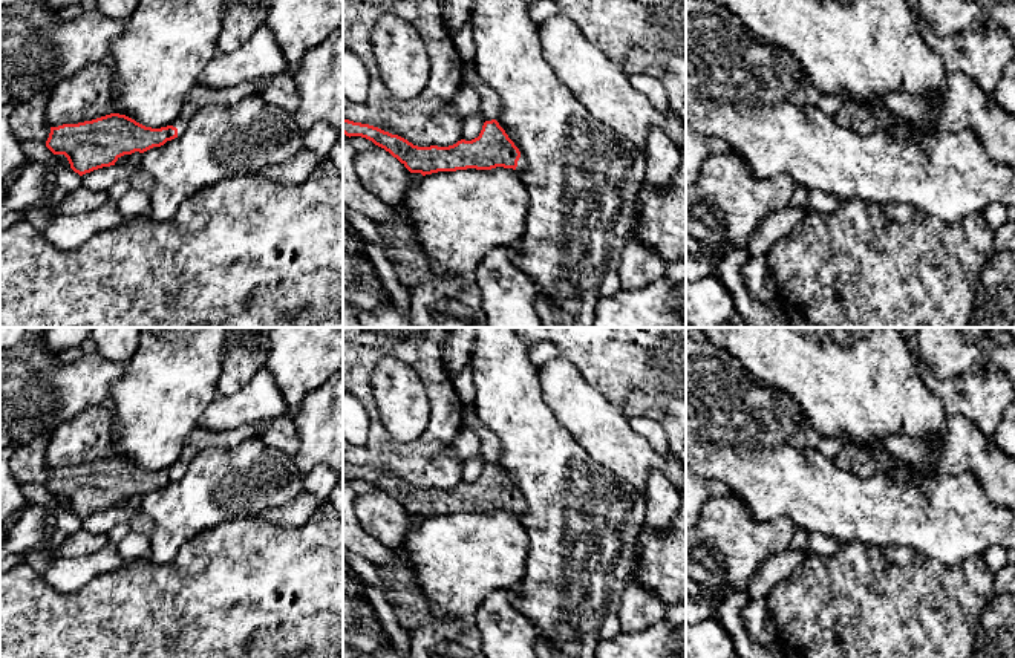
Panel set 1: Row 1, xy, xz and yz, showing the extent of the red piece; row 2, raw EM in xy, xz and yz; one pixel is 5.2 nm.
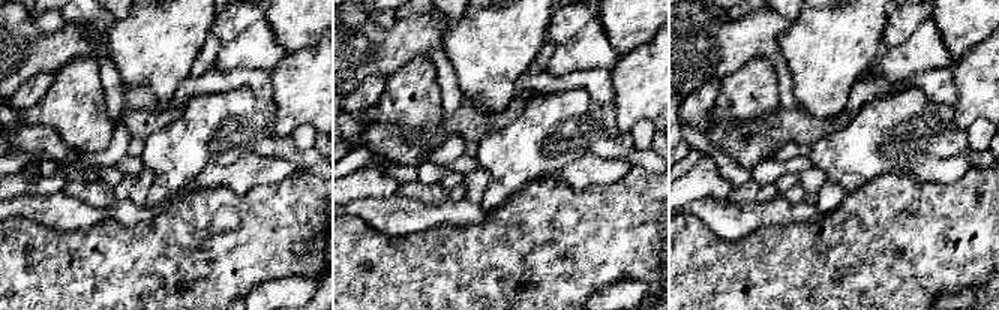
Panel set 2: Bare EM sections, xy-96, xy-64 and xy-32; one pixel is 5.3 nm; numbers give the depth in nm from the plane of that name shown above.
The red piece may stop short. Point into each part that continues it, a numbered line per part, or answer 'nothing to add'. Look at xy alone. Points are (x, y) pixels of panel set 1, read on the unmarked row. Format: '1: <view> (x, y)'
1: xy (199, 438)

